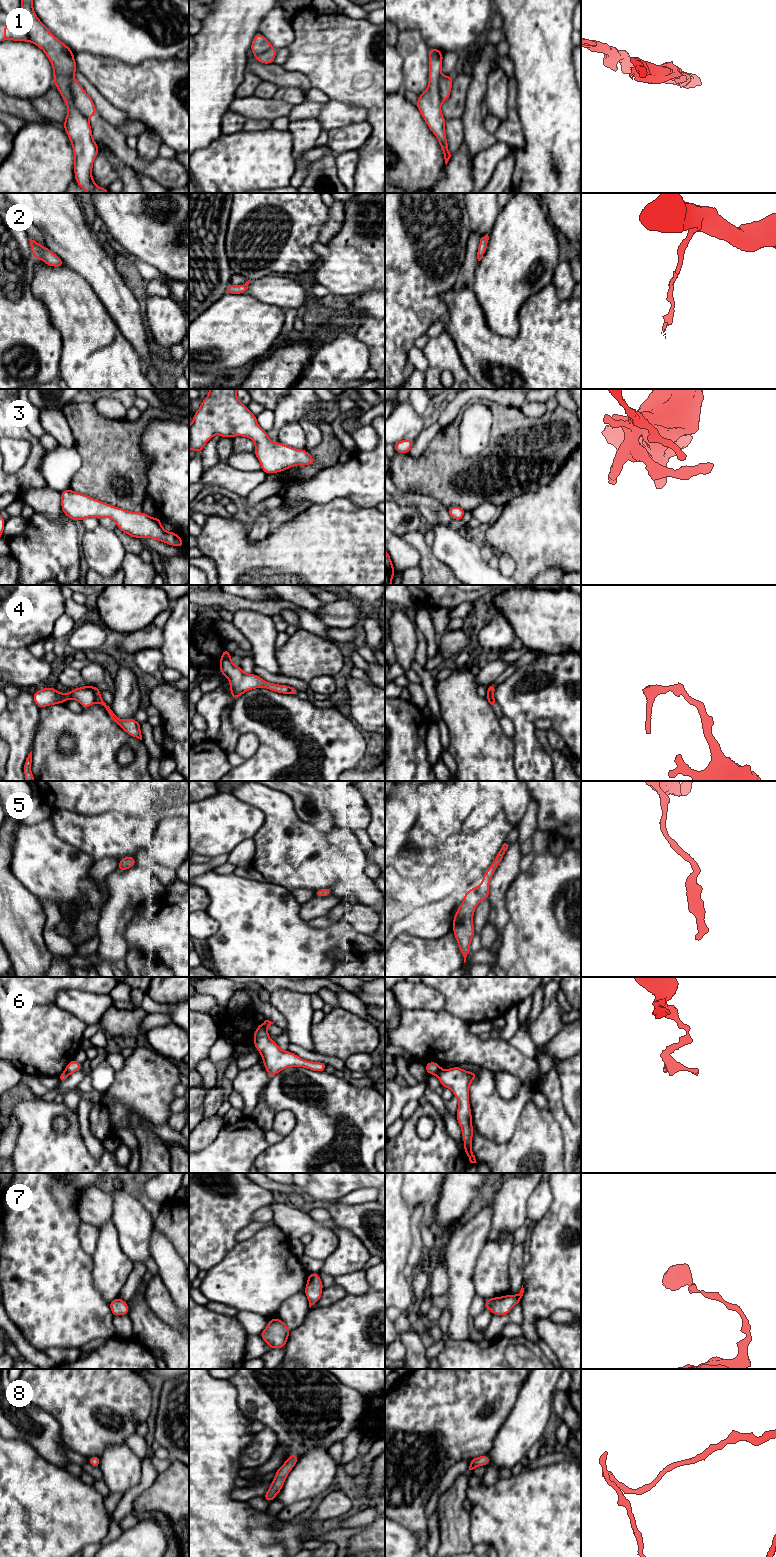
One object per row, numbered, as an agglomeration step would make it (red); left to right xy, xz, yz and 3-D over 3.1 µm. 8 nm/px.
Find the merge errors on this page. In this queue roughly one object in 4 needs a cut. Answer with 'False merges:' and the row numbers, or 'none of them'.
False merges: 1, 4, 6

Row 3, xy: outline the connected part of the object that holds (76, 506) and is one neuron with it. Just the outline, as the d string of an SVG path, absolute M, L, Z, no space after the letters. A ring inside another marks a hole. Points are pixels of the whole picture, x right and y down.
M71 489L60 494L64 515L74 521L81 521L87 517L99 520L110 517L122 532L134 538L152 538L172 546L184 547L183 540L175 532L164 530L159 517L153 518L144 512L131 512L111 506Z

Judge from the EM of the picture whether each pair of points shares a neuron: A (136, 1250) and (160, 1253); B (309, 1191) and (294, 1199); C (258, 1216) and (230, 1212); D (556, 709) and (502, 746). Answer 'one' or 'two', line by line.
A: two
B: two
C: two
D: two

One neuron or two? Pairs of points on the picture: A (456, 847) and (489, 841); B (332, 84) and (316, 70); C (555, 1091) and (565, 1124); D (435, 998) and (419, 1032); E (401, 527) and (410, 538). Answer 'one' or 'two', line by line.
A: one
B: one
C: one
D: two
E: two

